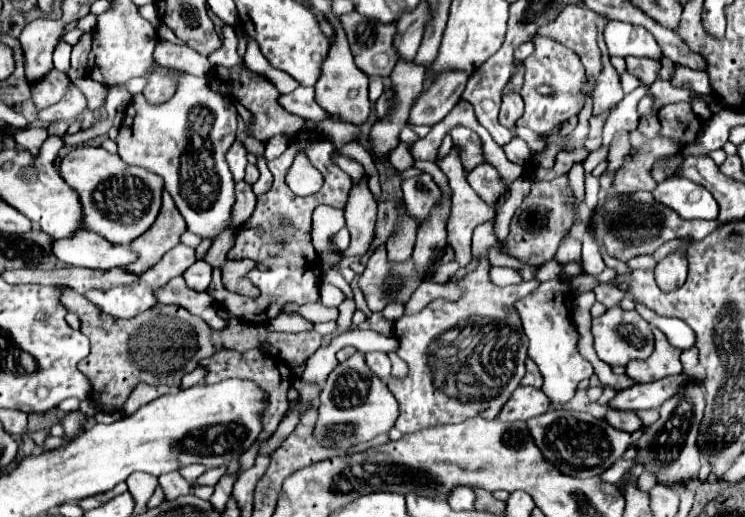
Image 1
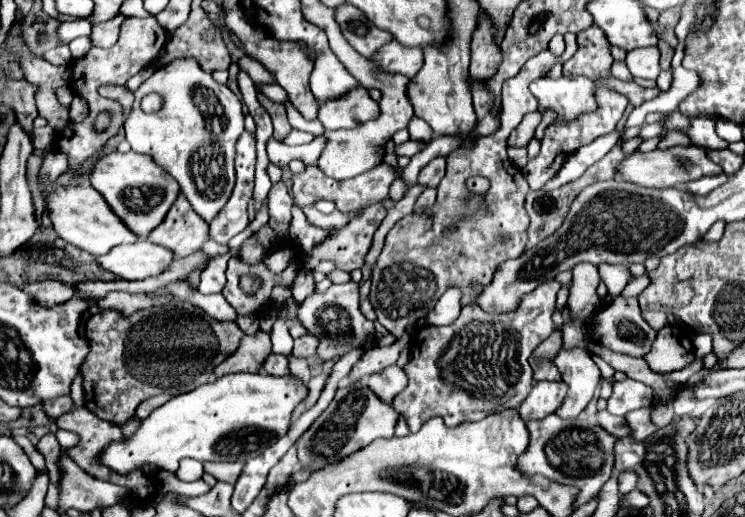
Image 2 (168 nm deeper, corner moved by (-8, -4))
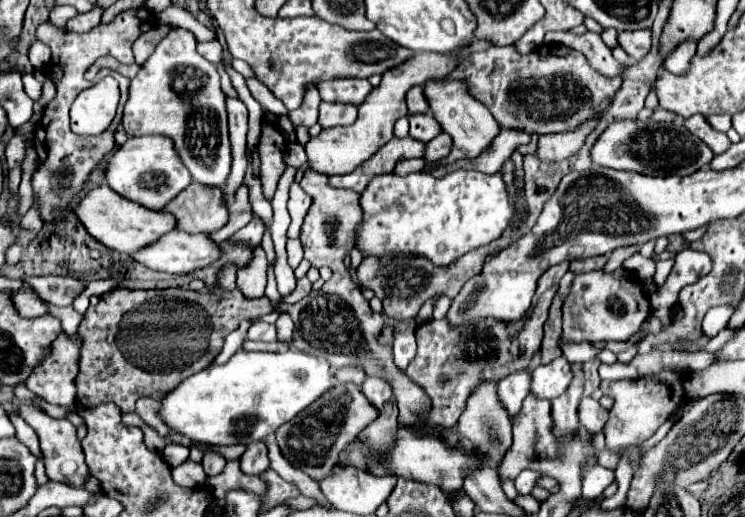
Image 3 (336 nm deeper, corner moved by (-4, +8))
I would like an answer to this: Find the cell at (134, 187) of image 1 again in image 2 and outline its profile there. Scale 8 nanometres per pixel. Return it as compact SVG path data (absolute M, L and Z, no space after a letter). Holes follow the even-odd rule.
M112 152L98 158L90 168L88 180L104 196L104 200L108 200L108 206L128 226L128 230L136 232L140 238L146 238L164 220L180 192L180 186L172 180L172 176L168 176L168 172L152 164L148 156L136 152Z

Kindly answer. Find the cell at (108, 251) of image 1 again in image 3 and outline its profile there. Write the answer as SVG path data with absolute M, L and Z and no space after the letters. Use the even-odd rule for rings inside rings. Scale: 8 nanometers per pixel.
M172 230L168 236L162 236L158 244L136 252L132 258L152 270L190 274L214 264L220 258L220 246L206 232L188 234L182 230Z

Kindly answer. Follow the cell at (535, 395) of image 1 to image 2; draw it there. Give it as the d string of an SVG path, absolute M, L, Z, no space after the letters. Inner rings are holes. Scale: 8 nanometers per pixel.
M536 382L528 398L520 404L518 412L524 422L530 420L542 420L548 414L556 412L556 408L562 404L566 396L566 384L564 382Z

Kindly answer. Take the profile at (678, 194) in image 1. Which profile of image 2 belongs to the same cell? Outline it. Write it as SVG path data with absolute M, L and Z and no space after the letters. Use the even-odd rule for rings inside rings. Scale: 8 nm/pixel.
M702 178L702 180L694 180L694 182L688 182L688 186L684 184L684 188L694 194L694 196L708 196L714 188L722 186L724 178Z

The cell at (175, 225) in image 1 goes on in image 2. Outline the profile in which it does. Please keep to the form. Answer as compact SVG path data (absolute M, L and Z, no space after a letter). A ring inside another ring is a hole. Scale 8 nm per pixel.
M180 194L162 224L150 232L148 240L168 248L174 258L180 260L200 250L208 240L208 226L196 216L196 212L192 212L184 194Z

